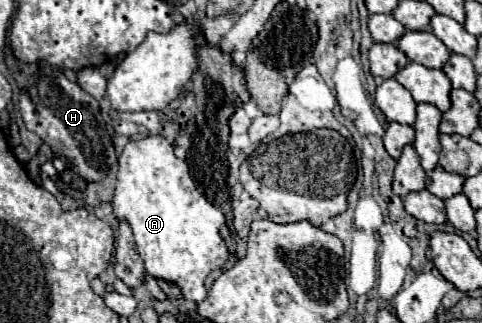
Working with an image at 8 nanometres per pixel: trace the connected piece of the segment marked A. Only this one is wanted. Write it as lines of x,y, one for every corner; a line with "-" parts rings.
147,136
141,140
129,140
119,156
119,172
117,172
117,186
113,194
113,214
119,222
127,222
133,230
137,252
145,262
147,274
153,278
163,278
173,282
181,288
185,300
201,302
205,298
205,278
211,270
221,268
227,258
227,246
223,244
219,230
225,222
225,216
205,200
201,192
197,192
189,168
185,160
179,160
173,154
173,144
163,136

